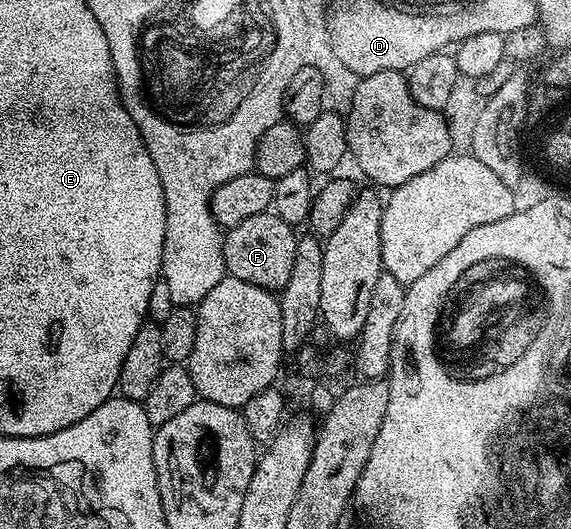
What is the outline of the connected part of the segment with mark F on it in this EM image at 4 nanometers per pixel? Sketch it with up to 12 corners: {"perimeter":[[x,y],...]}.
{"perimeter":[[275,211],[224,232],[224,270],[279,293],[298,232]]}

